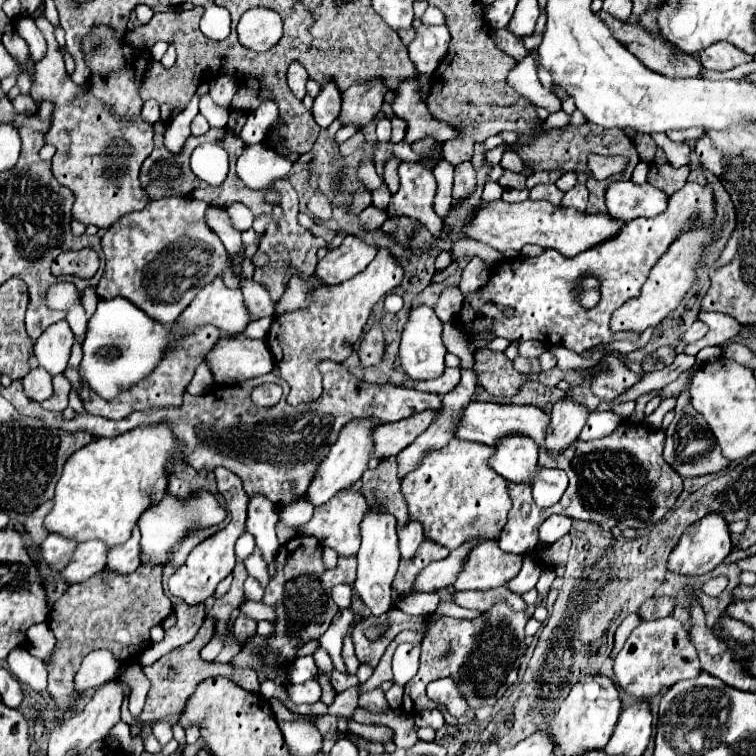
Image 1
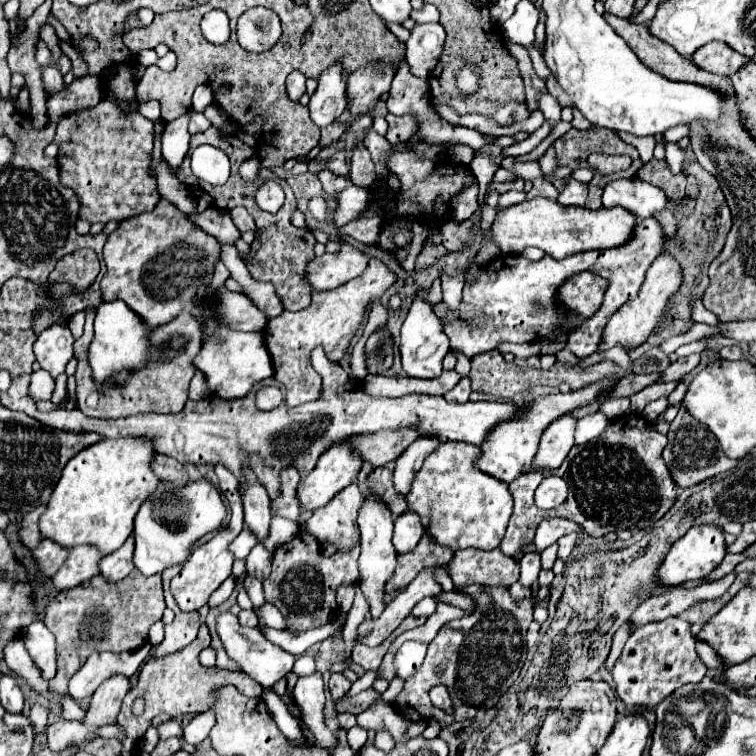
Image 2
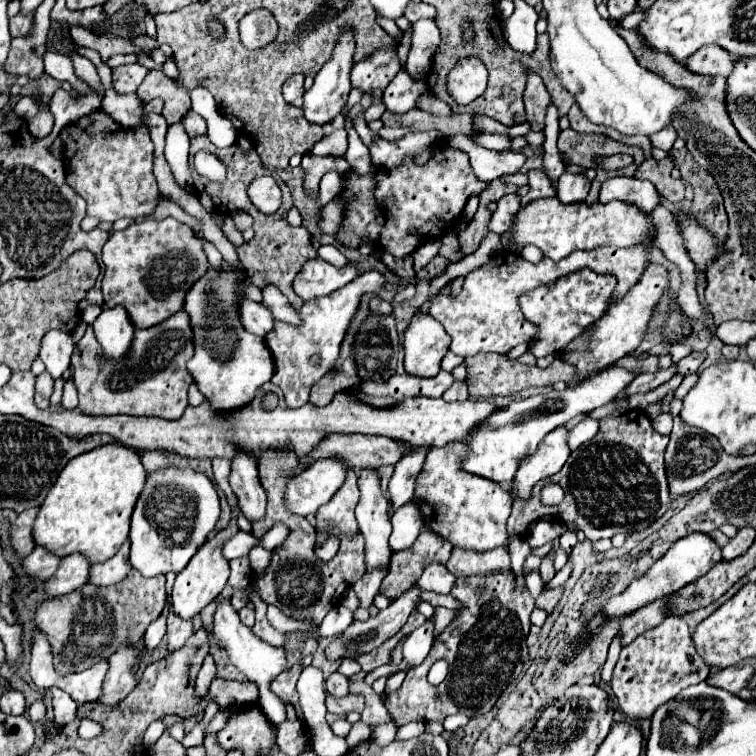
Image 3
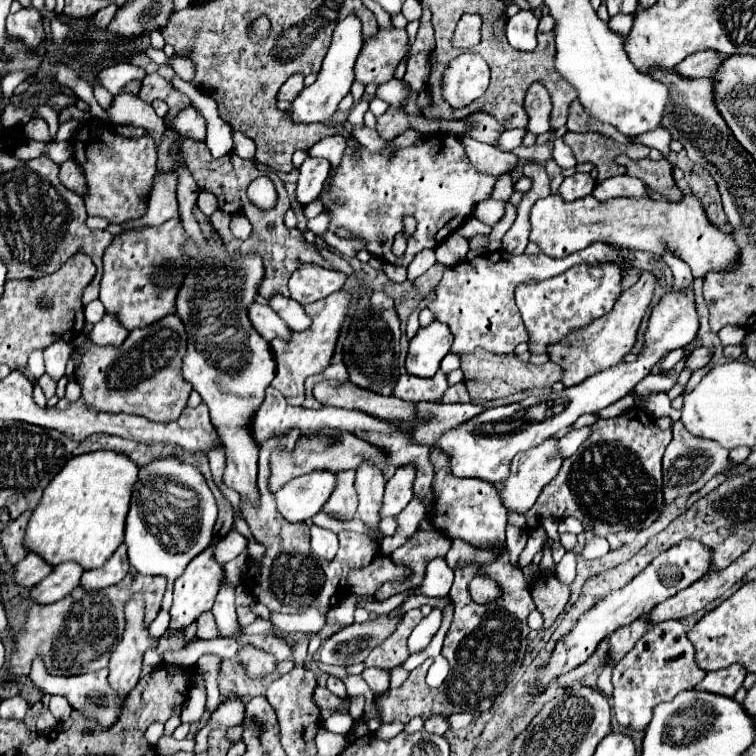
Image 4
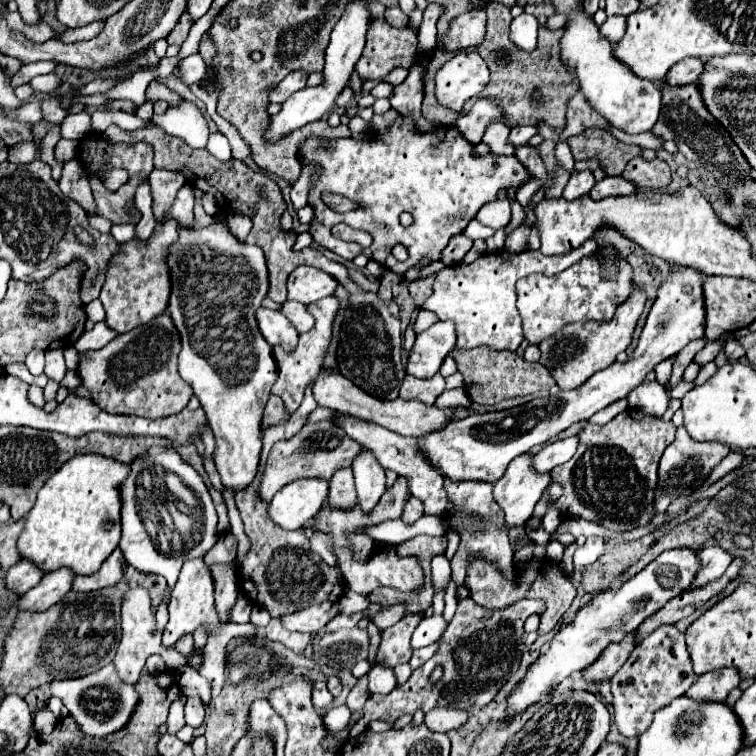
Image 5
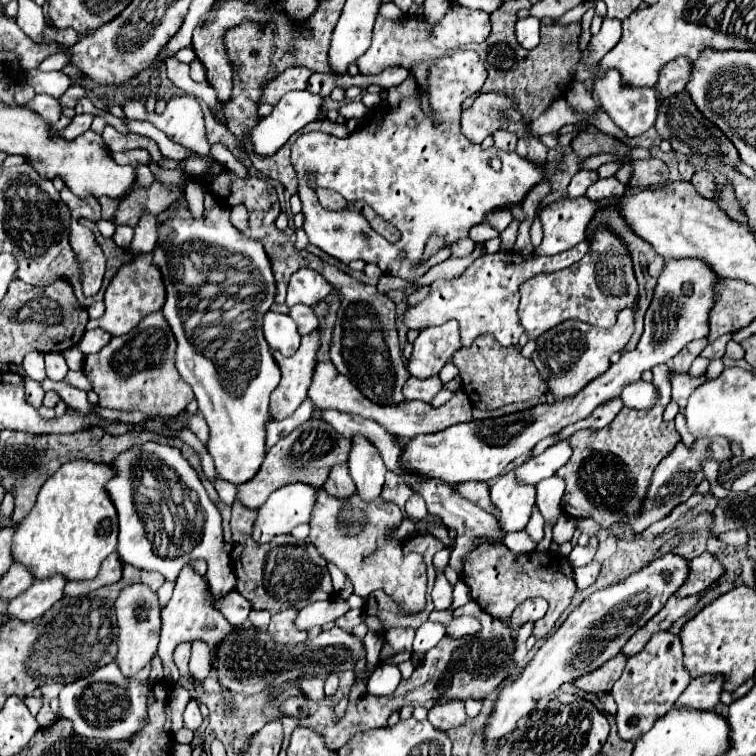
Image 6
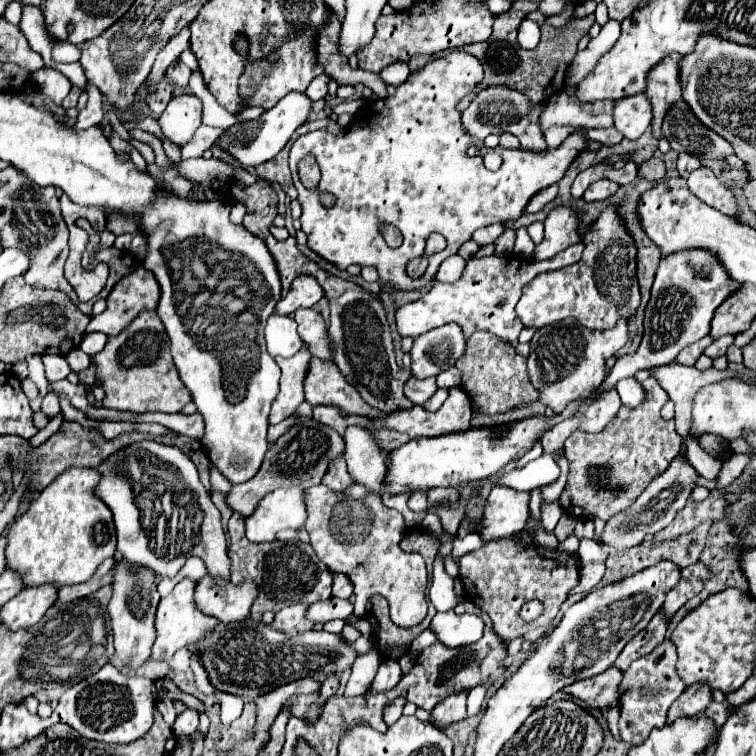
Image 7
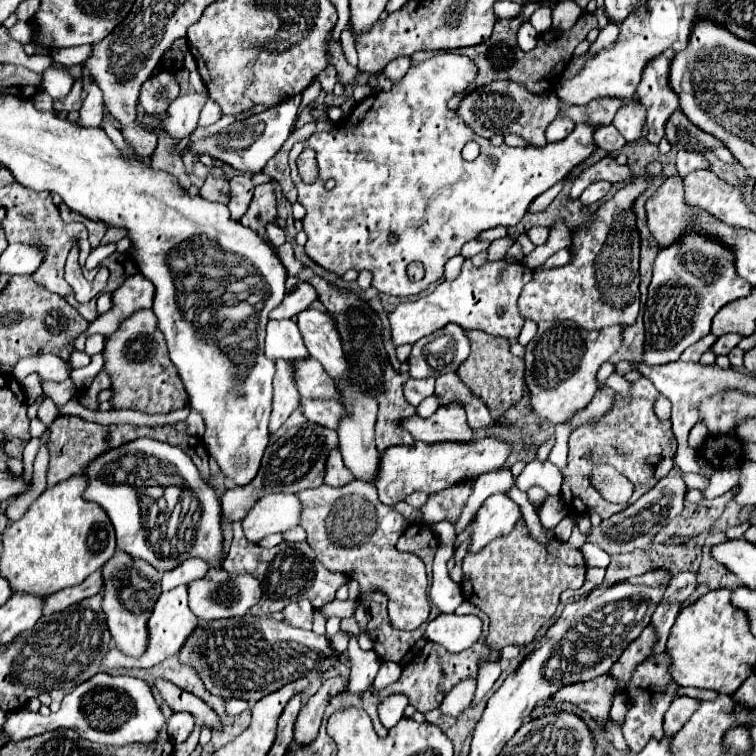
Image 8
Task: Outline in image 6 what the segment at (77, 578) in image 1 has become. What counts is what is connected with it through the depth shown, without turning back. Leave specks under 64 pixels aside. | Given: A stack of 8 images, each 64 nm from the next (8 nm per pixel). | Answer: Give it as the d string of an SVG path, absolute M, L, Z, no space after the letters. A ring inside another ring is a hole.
M50 576L48 580L34 582L26 592L10 600L10 606L6 610L8 616L20 618L20 620L40 618L64 596L66 582L68 580L64 580L64 576Z

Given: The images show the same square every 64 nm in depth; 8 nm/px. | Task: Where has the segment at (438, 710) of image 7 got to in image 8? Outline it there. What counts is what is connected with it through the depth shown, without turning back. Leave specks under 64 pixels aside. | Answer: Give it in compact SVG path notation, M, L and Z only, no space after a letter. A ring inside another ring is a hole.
M462 680L460 684L456 684L456 688L452 688L444 702L440 704L440 712L444 716L452 716L452 718L458 718L468 706L470 706L470 700L472 700L472 694L474 694L474 688L476 688L476 682L474 680Z

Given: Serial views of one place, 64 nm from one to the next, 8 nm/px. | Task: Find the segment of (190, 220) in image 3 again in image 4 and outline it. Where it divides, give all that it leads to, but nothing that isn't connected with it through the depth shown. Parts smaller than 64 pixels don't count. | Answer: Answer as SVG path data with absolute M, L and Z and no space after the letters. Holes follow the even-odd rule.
M173 171L156 174L154 176L154 188L150 194L148 212L142 220L130 220L124 222L124 228L142 228L142 226L160 226L170 218L180 220L178 212L178 200L176 200L176 174Z

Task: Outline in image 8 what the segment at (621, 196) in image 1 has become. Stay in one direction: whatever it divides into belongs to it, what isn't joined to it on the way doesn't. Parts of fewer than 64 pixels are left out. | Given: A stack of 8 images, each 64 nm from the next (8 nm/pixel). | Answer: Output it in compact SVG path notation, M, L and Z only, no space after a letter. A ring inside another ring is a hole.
M594 182L594 184L590 184L584 192L582 192L582 196L580 196L580 202L582 204L594 204L594 202L598 202L598 200L602 200L608 192L610 192L610 188L612 188L612 184L608 184L608 182Z

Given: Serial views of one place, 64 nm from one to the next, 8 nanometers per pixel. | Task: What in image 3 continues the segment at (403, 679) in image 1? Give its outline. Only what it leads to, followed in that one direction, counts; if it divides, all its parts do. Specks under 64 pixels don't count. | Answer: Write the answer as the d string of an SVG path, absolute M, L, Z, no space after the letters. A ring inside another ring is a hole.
M430 618L426 620L424 626L416 628L408 640L404 642L404 648L402 648L402 656L404 656L404 662L408 666L418 666L424 662L424 658L428 656L430 648L432 648L432 642L434 642L434 636L432 636L432 626L430 626Z

